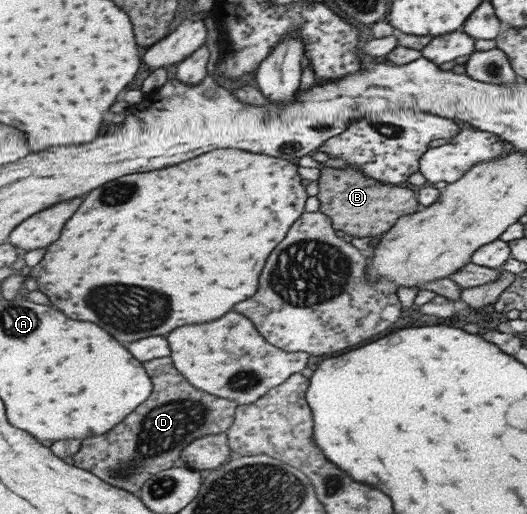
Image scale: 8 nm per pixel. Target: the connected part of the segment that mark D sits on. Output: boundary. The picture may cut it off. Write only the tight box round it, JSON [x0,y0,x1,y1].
[73,357,237,493]

